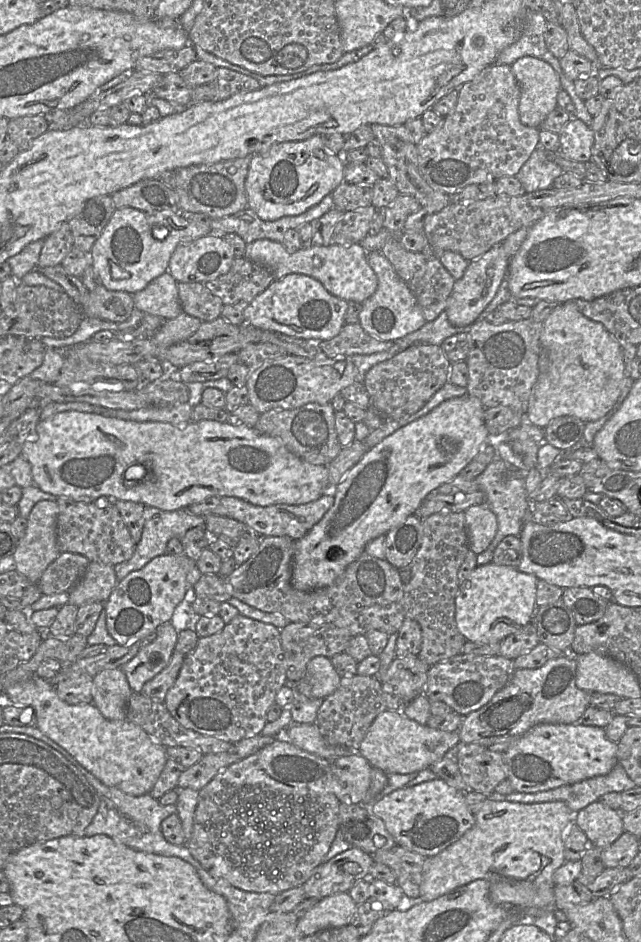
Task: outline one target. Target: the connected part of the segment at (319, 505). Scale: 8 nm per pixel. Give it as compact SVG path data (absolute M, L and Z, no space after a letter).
M326 492L319 499L300 505L274 504L256 506L236 497L221 497L219 506L212 514L238 520L249 527L258 537L287 536L295 541L305 536L317 524L334 503L332 492Z

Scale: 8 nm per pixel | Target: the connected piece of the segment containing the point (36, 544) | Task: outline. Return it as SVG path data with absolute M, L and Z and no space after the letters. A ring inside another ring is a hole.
M42 500L34 505L27 519L25 536L18 540L16 550L13 554L14 569L25 576L31 586L25 591L20 599L24 607L30 607L41 596L42 592L38 582L45 569L58 557L60 551L57 546L56 524L58 516L58 504L52 500Z

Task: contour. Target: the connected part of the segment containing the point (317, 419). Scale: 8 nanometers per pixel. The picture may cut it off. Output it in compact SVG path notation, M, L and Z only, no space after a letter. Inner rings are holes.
M308 403L295 409L272 409L260 415L255 428L279 439L302 460L314 465L328 465L342 449L335 426L335 410L331 403Z

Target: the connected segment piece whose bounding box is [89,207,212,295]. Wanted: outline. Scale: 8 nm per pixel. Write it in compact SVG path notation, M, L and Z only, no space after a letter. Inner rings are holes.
M132 207L118 208L94 243L89 253L90 263L98 275L98 284L111 291L125 291L133 295L168 271L170 258L179 244L193 241L211 232L211 225L189 221L180 212L144 212ZM155 227L167 229L163 239L153 236Z

